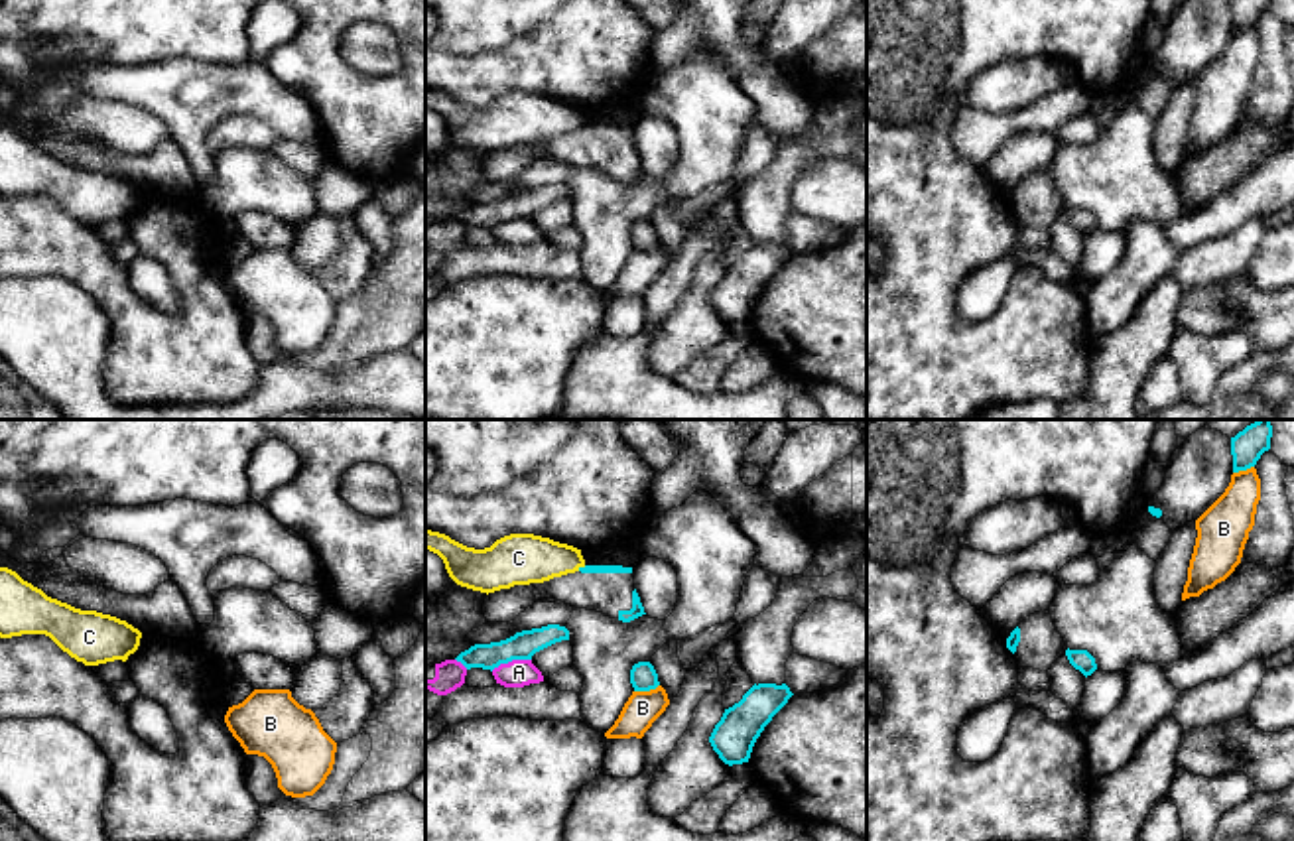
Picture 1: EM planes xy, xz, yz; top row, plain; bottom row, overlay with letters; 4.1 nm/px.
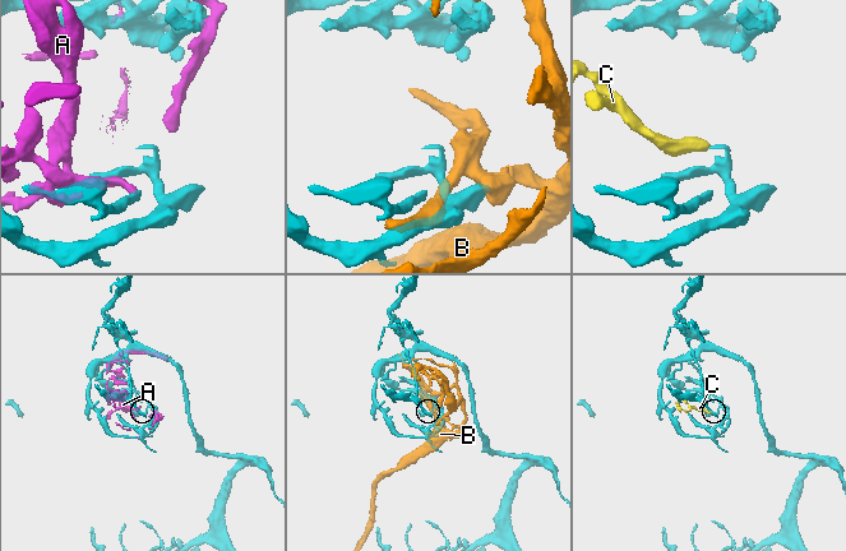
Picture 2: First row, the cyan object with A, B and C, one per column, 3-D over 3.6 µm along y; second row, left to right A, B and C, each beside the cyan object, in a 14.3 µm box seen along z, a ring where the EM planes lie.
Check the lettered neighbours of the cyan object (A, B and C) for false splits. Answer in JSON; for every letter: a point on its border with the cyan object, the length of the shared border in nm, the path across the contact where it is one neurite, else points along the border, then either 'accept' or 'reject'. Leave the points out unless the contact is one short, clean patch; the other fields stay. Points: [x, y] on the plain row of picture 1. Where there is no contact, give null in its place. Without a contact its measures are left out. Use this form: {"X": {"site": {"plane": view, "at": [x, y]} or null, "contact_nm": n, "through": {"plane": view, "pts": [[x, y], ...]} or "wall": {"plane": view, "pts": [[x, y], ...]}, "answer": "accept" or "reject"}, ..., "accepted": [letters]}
{"A": {"site": {"plane": "xz", "at": [511, 219]}, "contact_nm": 180, "answer": "reject"}, "B": {"site": {"plane": "xz", "at": [646, 249]}, "contact_nm": 110, "answer": "reject"}, "C": {"site": {"plane": "xz", "at": [582, 127]}, "contact_nm": 40, "wall": {"plane": "xz", "pts": [[585, 125], [578, 129]]}, "answer": "reject"}, "accepted": []}

